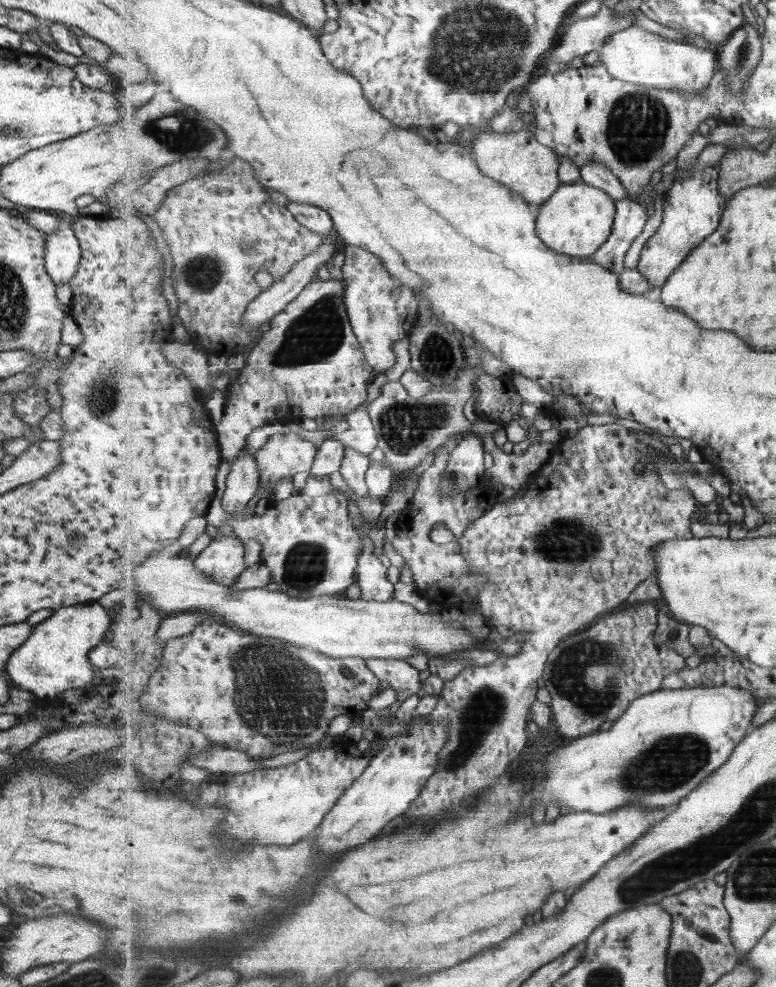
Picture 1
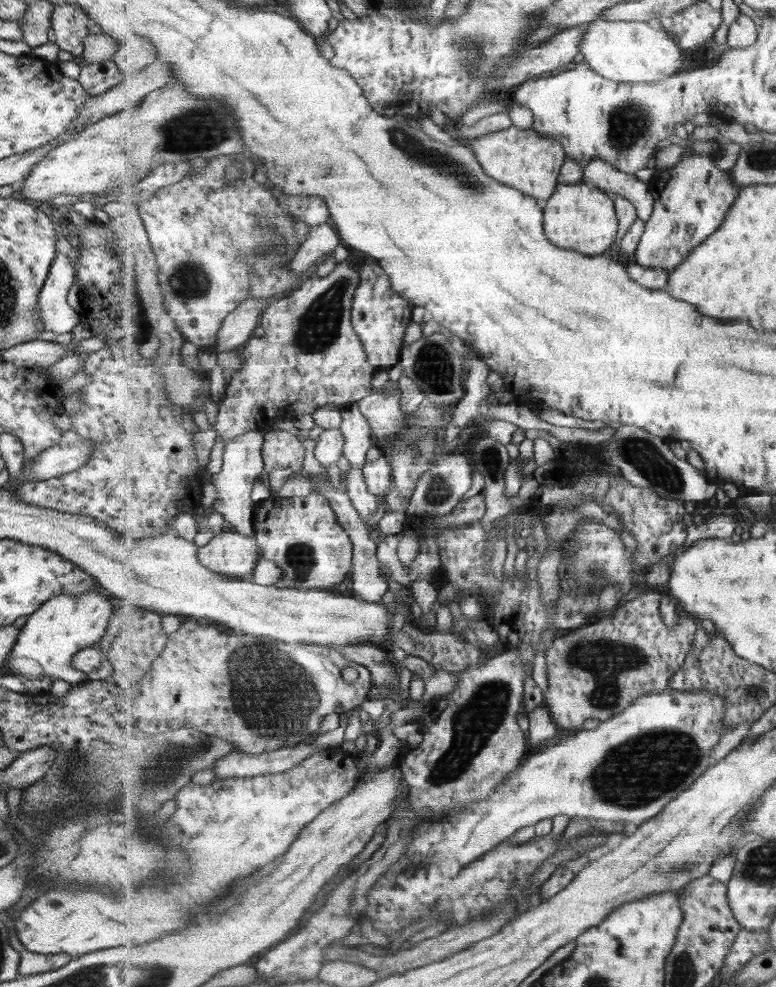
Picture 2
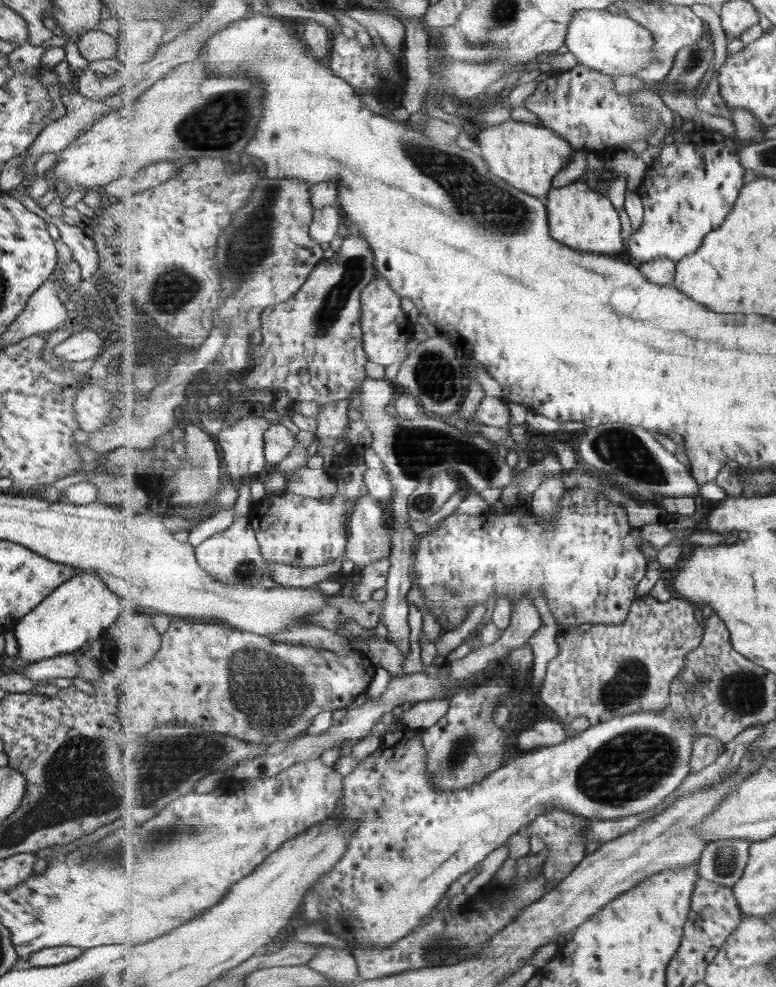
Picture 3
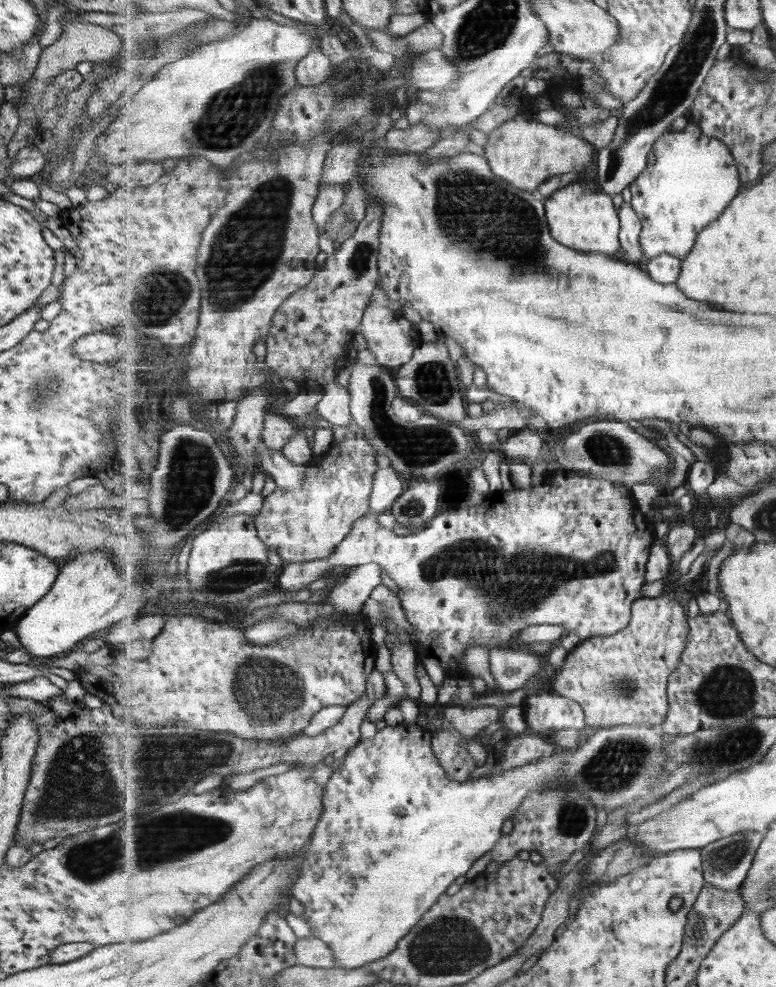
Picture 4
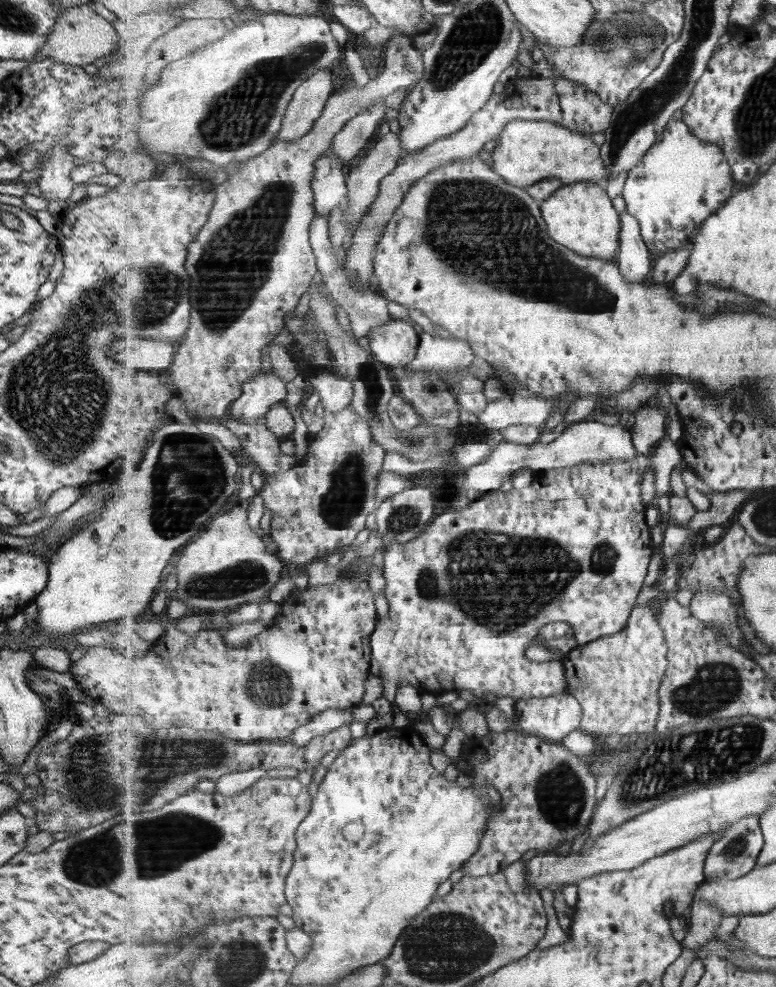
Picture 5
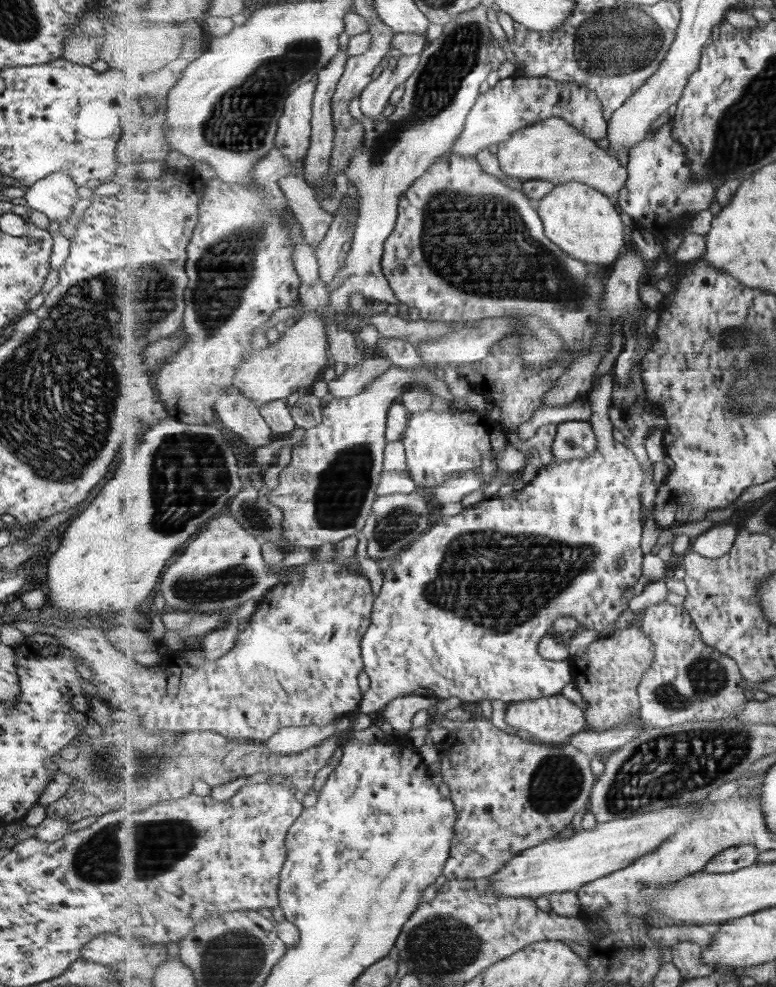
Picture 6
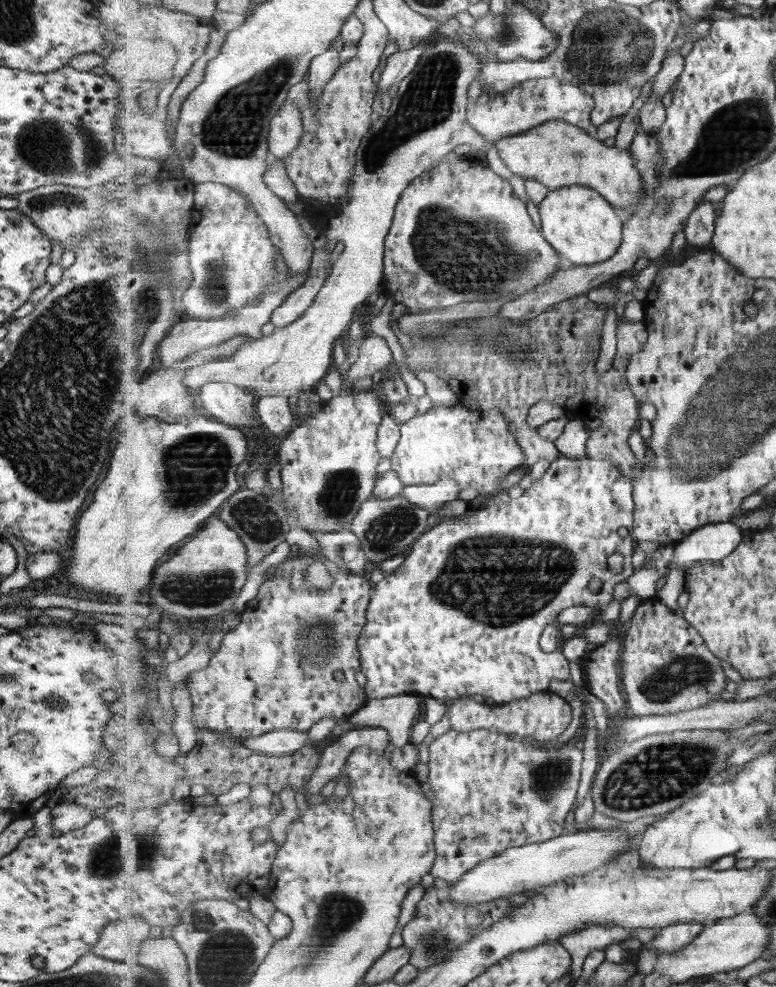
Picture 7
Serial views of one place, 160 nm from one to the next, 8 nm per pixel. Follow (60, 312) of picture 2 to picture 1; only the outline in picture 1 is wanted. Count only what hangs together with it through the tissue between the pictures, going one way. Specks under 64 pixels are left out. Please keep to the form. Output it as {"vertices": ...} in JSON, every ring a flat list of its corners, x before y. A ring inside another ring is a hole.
{"vertices":[[58,218,55,232,45,234,44,268,53,284,65,284,77,271,80,248,72,228]]}

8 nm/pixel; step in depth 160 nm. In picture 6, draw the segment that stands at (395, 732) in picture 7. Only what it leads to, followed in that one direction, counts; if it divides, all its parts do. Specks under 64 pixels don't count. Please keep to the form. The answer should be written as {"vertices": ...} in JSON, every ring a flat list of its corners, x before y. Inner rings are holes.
{"vertices":[[407,695,395,698,380,712,383,721,391,723,395,732,407,733,413,728,411,722,419,710,436,706,438,699,425,698,419,695]]}

